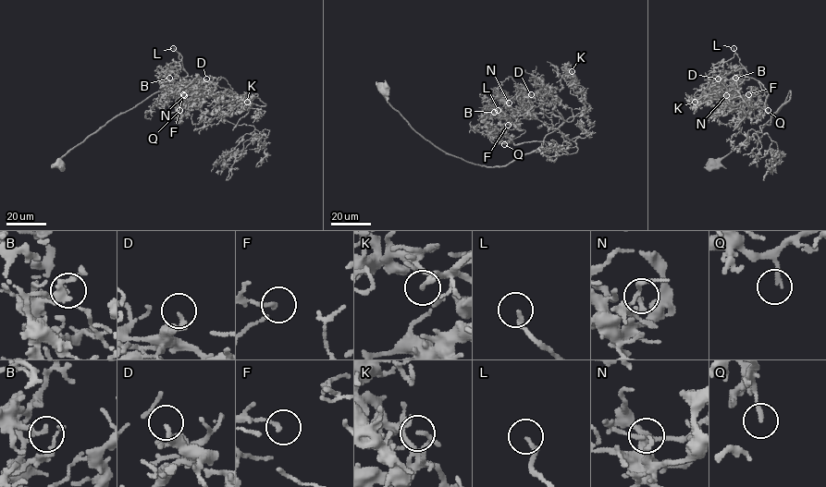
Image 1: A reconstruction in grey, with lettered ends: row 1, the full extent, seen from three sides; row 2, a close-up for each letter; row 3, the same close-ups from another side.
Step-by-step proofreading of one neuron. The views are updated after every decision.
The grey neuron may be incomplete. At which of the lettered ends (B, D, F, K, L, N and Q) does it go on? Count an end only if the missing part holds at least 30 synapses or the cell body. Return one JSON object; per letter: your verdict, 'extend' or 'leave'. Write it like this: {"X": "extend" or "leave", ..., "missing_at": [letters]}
{"B": "leave", "D": "leave", "F": "leave", "K": "leave", "L": "extend", "N": "leave", "Q": "extend", "missing_at": ["L", "Q"]}

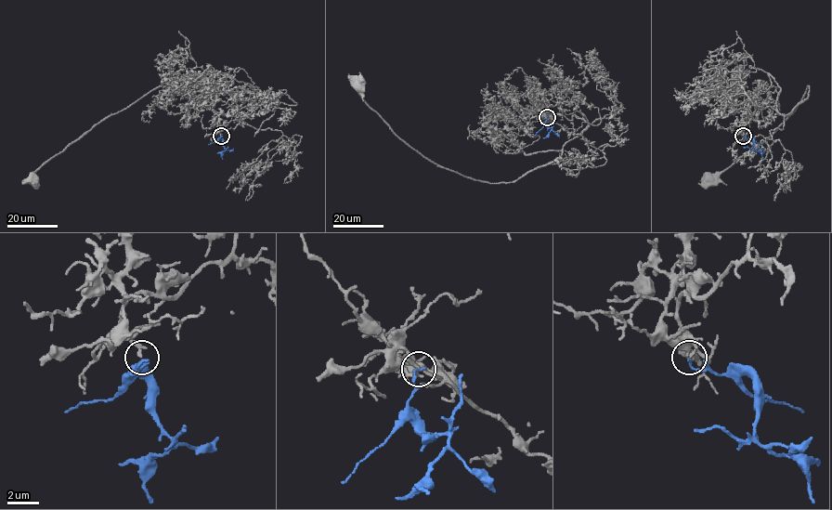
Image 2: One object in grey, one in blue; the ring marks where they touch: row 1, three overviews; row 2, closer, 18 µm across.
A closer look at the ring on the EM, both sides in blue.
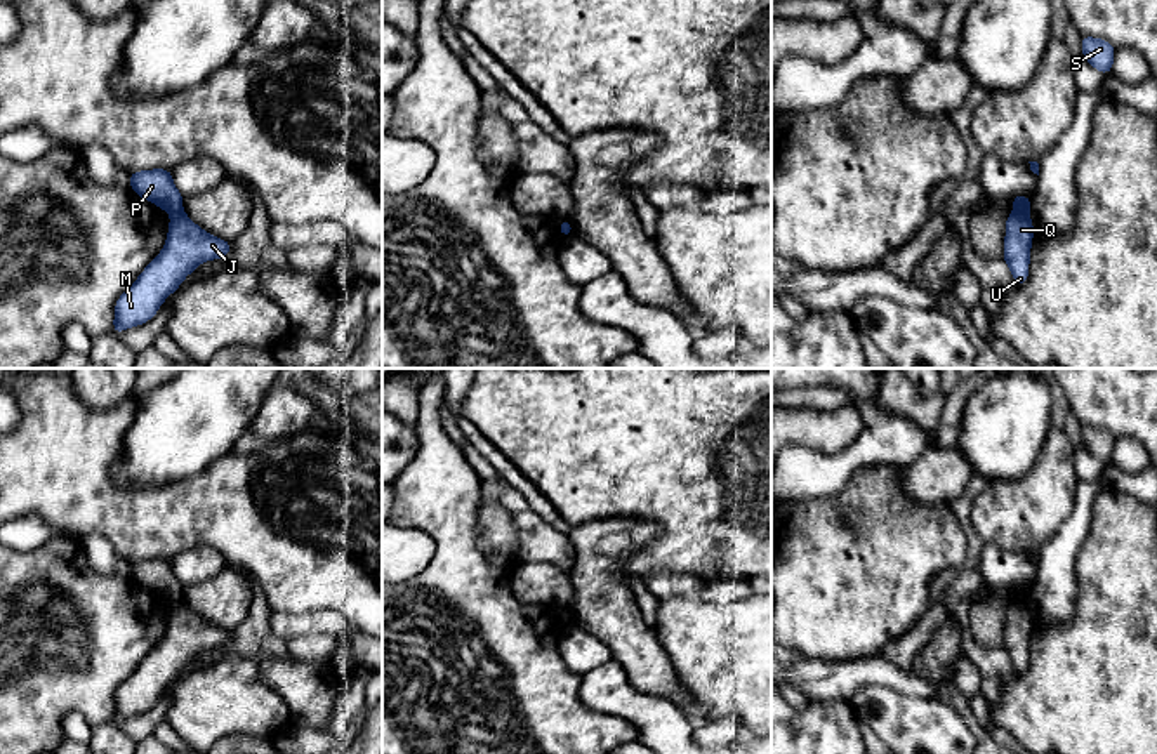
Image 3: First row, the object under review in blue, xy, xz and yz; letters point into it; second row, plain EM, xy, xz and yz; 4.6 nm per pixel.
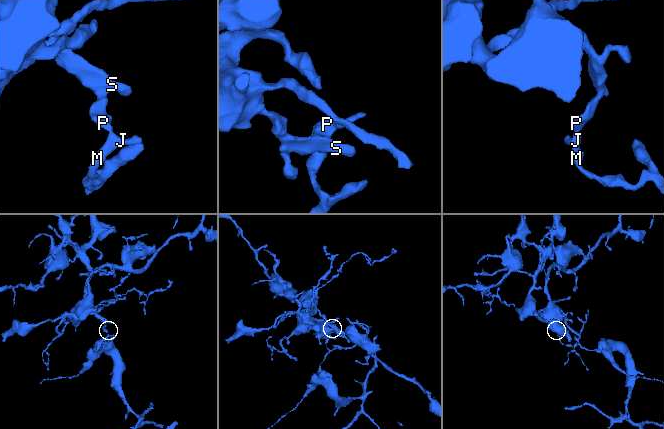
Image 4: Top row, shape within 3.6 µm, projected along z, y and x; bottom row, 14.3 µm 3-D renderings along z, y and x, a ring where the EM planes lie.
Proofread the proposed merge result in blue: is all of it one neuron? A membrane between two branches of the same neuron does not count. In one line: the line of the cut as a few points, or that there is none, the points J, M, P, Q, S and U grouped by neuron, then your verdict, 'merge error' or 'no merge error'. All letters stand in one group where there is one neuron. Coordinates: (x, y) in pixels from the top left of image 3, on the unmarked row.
cut yz (1015, 600), (1025, 605); groups J M Q U / P S; merge error

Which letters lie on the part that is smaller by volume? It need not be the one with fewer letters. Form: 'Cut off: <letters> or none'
Cut off: J, M, Q, U

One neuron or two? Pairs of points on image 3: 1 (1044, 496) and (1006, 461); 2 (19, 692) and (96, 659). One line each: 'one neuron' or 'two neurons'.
1: two neurons
2: one neuron

